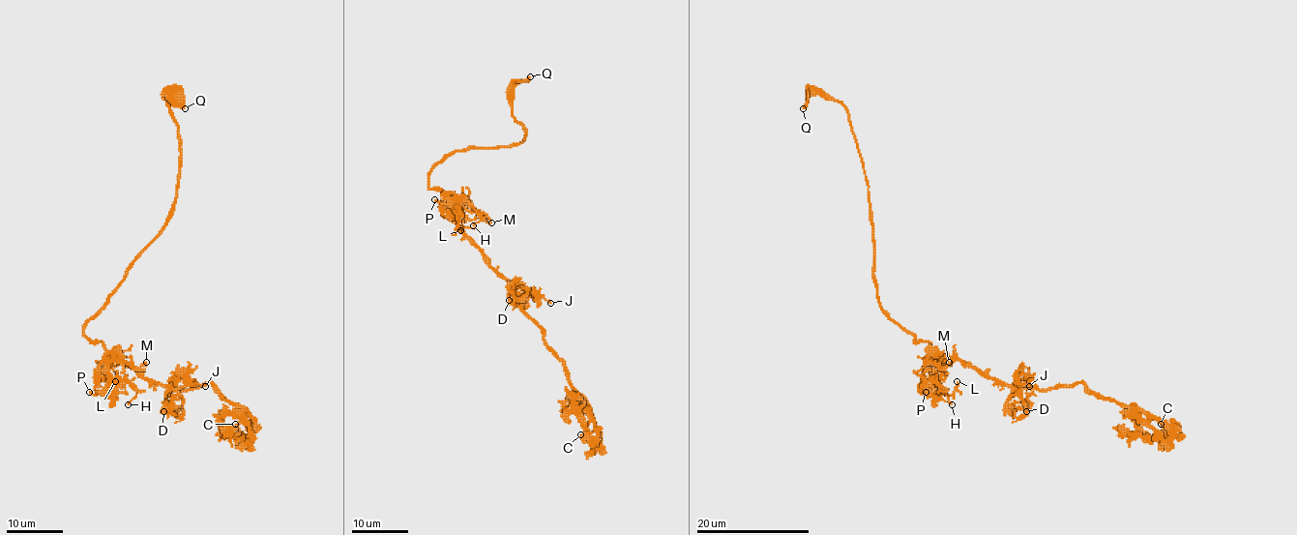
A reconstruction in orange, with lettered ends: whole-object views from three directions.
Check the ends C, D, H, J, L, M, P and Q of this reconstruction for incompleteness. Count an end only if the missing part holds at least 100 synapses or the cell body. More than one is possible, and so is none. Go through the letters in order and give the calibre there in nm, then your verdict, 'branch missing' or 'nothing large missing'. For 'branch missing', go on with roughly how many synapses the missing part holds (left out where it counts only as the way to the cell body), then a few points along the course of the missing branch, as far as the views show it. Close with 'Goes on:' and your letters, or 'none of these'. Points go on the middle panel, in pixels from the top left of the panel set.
C: 260 nm | nothing large missing
D: 340 nm | nothing large missing
H: 180 nm | nothing large missing
J: 160 nm | nothing large missing
L: 240 nm | nothing large missing
M: 300 nm | nothing large missing
P: 190 nm | nothing large missing
Q: 320 nm | branch missing | (530, 76), (532, 76), (532, 91), (543, 96), (544, 92)
Goes on: Q

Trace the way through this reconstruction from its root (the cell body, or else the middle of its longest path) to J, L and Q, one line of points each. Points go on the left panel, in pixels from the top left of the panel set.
J: (94, 341), (100, 341), (113, 359), (128, 363), (137, 373), (164, 386), (173, 389), (192, 384), (205, 386)
L: (94, 341), (103, 344), (112, 395), (115, 381)
Q: (94, 341), (84, 336), (84, 326), (159, 233), (176, 196), (180, 139), (163, 94), (185, 108)

